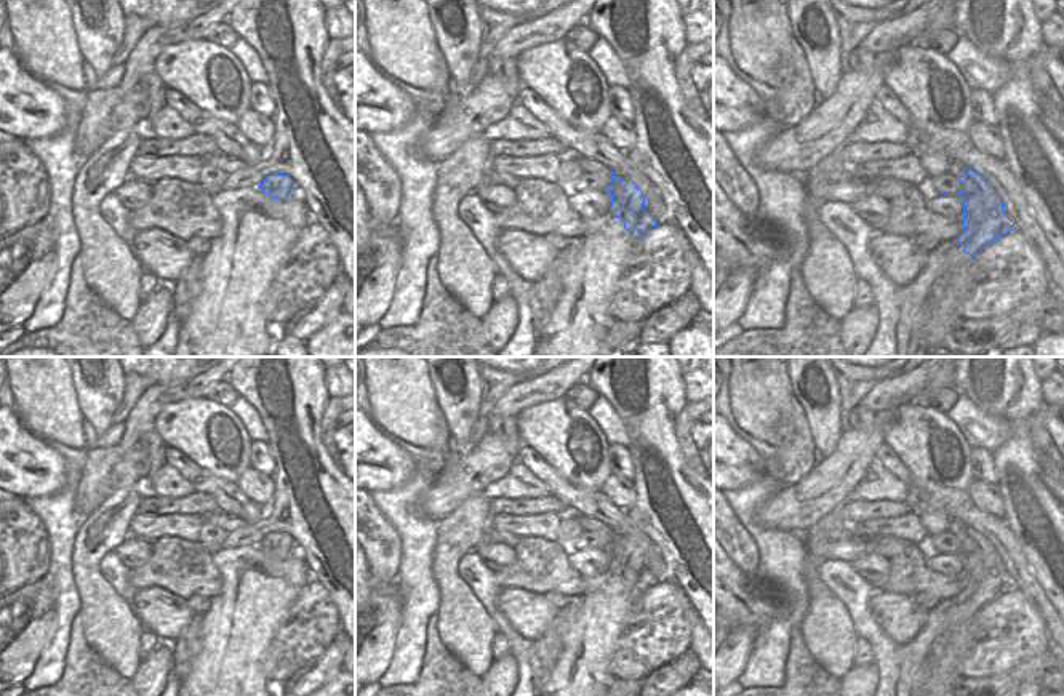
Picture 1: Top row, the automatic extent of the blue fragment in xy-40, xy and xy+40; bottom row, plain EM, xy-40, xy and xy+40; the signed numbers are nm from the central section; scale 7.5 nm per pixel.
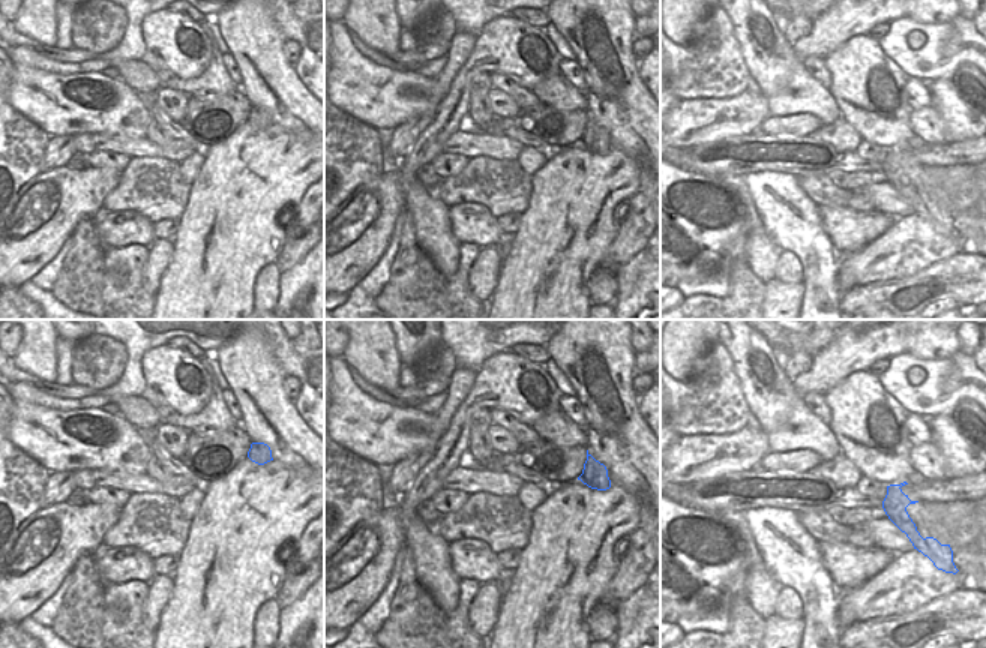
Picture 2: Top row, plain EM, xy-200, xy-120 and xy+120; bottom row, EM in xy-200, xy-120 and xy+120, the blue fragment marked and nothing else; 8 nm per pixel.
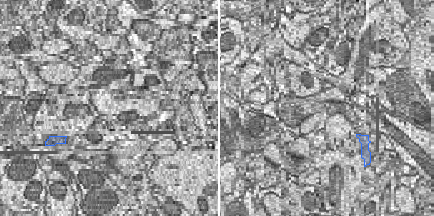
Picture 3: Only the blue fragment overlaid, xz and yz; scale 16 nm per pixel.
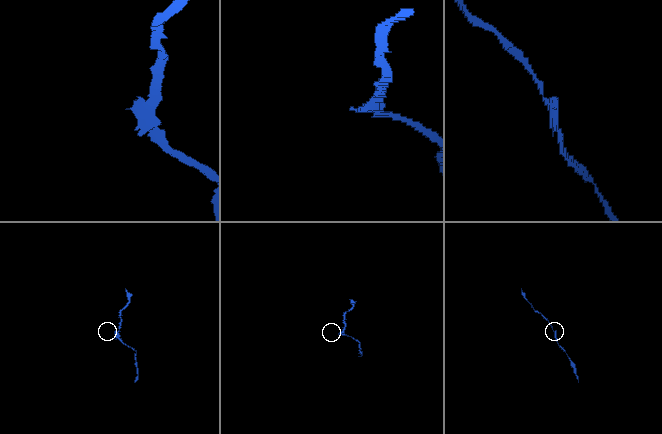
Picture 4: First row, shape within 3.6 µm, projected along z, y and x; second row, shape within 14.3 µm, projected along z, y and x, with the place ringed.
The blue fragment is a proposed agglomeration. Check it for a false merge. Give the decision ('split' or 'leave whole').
split

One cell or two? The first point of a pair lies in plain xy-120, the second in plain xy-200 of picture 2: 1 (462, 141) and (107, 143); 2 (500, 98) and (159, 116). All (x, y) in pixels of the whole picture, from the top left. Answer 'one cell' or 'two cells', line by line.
1: one cell
2: two cells

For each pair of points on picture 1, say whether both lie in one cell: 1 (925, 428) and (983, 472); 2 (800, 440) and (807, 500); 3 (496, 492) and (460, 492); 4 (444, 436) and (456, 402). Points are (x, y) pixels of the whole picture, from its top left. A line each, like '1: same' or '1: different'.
1: different
2: different
3: different
4: different

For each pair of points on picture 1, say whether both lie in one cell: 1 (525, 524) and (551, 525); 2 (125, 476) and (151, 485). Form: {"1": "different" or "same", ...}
{"1": "same", "2": "different"}

